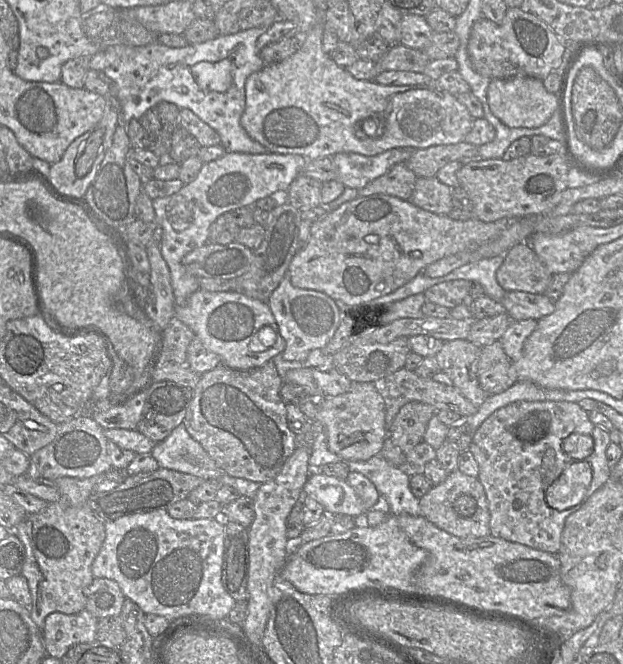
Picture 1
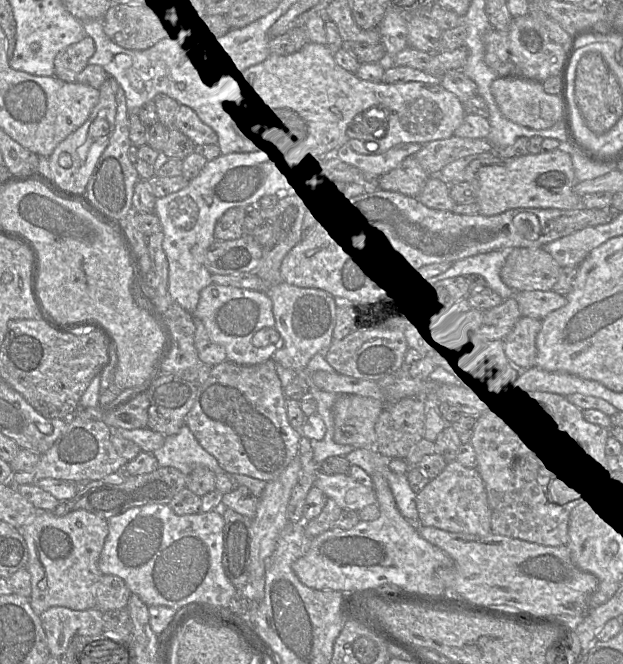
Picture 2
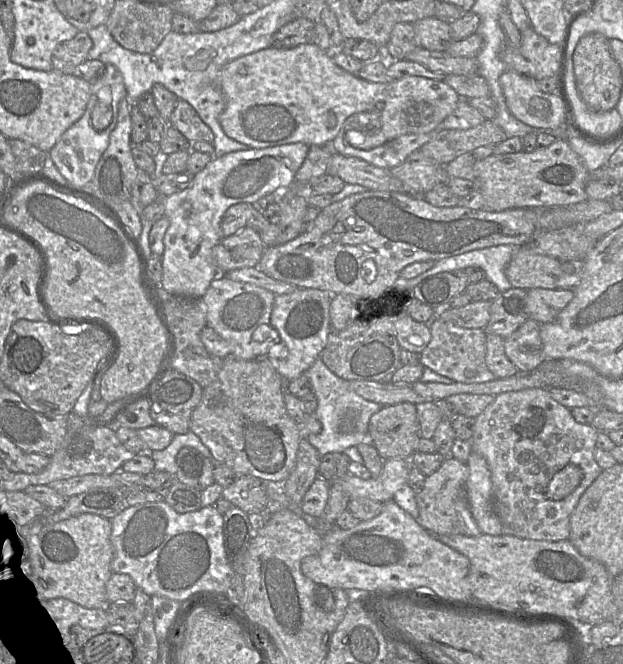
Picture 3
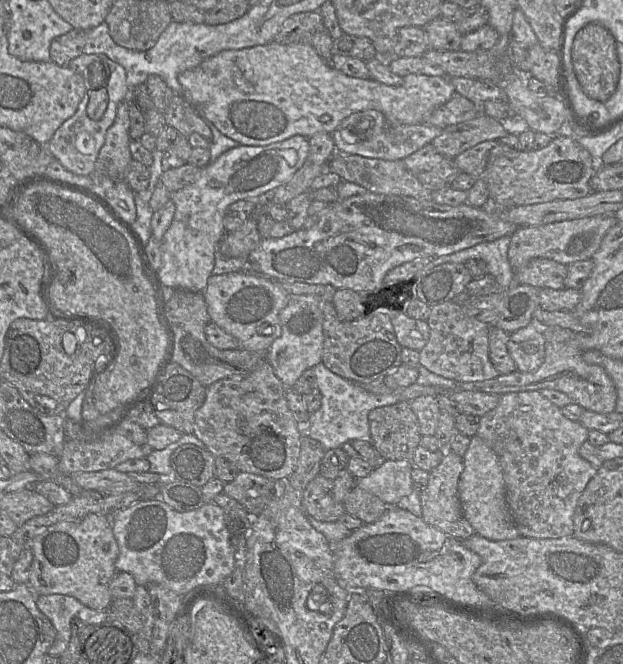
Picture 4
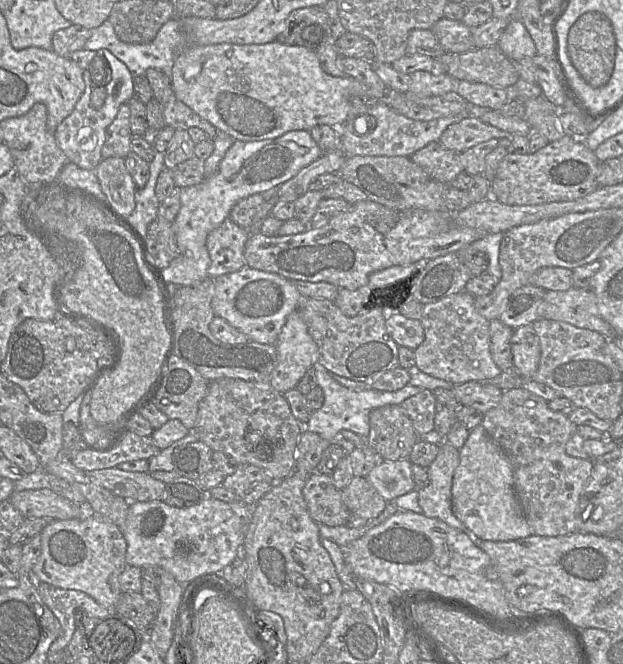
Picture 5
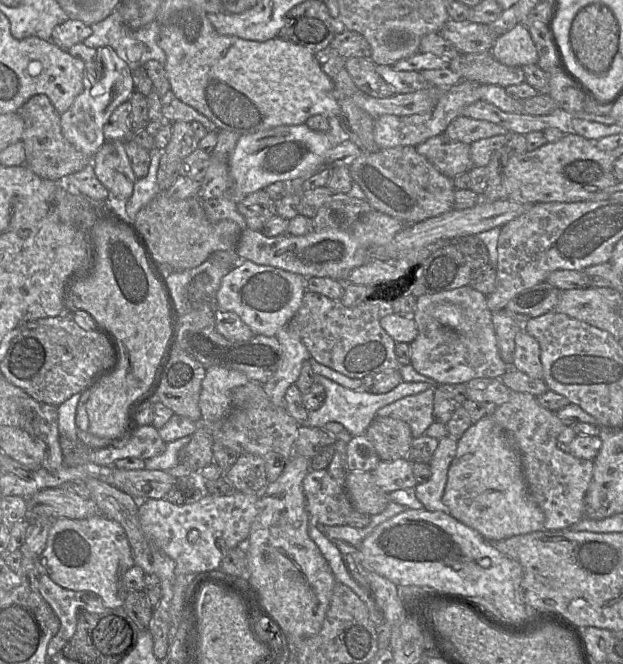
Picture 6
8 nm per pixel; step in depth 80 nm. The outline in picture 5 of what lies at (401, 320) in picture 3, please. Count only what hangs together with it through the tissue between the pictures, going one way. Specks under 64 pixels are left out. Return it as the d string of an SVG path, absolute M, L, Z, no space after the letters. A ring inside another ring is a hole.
M394 313L387 316L385 324L389 334L399 346L415 350L424 341L425 333L420 320Z

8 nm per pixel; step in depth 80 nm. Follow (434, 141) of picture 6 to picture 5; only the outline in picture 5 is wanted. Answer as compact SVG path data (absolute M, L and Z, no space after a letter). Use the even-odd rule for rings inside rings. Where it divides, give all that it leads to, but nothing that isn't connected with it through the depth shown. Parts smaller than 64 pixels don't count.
M439 141L430 142L414 152L410 159L433 180L447 183L463 172L460 153L446 149Z

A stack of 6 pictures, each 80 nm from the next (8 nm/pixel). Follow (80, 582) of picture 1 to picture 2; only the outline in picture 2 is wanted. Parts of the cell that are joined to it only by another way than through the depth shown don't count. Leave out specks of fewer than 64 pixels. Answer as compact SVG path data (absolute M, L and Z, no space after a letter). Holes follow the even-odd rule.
M76 510L63 516L38 512L20 531L28 547L26 569L31 575L30 604L40 616L51 607L83 611L96 607L96 593L102 579L98 563L105 539L108 520L87 510Z

